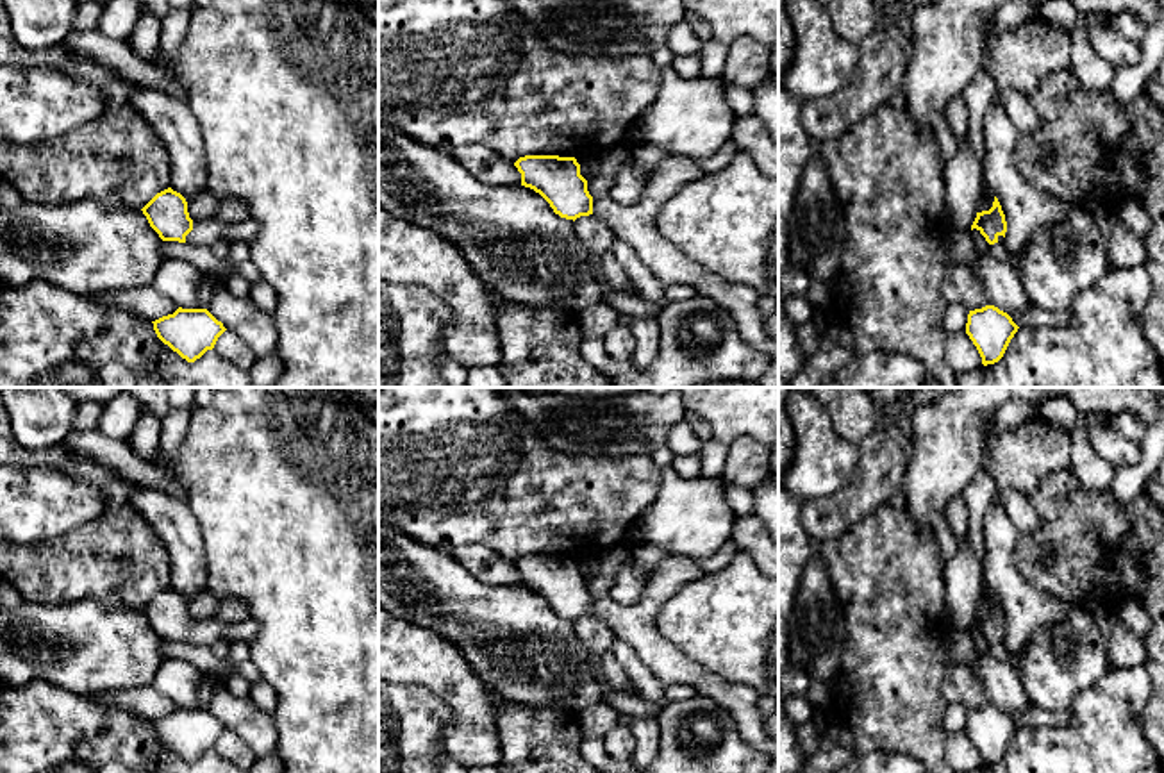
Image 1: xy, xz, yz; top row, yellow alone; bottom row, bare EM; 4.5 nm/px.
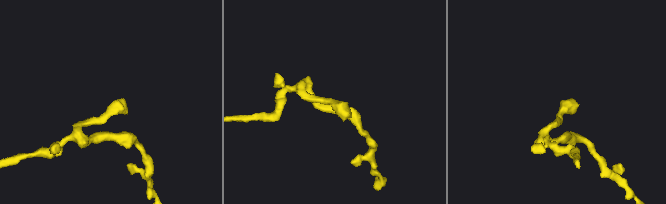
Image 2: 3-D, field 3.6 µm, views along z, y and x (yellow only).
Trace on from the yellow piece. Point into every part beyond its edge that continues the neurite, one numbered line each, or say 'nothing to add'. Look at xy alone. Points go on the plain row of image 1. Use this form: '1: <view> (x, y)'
1: xy (206, 632)

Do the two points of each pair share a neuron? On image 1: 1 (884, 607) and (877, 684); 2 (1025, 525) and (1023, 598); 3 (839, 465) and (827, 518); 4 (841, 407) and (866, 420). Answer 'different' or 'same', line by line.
1: same
2: different
3: different
4: same

